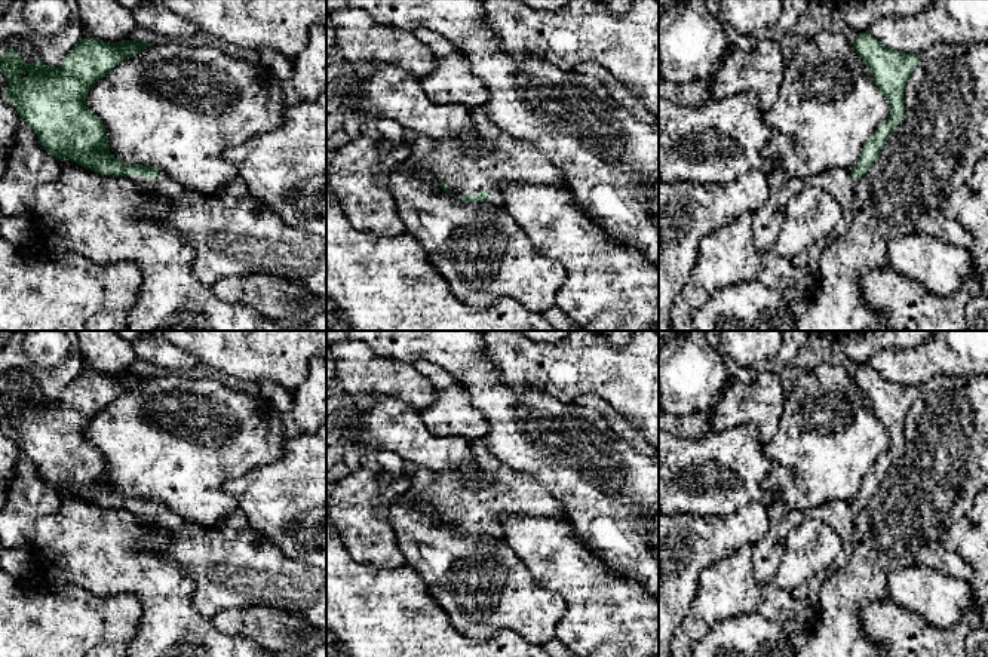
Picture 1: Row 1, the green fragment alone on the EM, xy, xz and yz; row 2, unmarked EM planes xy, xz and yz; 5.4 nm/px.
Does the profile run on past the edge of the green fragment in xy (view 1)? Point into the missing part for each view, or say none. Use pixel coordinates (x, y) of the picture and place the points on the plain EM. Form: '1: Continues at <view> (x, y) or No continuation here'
1: Continues at xy (232, 565)

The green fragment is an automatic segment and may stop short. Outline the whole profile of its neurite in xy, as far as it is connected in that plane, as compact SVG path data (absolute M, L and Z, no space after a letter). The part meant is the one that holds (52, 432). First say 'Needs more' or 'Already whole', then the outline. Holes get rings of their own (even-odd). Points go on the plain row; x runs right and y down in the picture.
Needs more. M88 369L80 372L58 399L46 397L42 390L34 396L27 396L13 380L7 380L7 383L0 387L0 403L9 415L3 424L15 438L21 452L31 458L42 479L55 491L59 494L76 494L85 501L90 501L101 507L125 509L135 516L145 519L150 524L148 529L156 528L163 538L162 555L178 564L191 577L194 584L193 605L203 617L212 618L218 611L225 608L260 605L304 618L314 630L326 636L326 572L286 558L271 540L251 526L242 510L237 509L228 513L214 526L202 526L178 516L165 503L157 501L156 498L125 495L110 485L104 457L86 439L86 426L123 392L138 387L151 377L156 375L141 375L135 372L107 375L96 372L95 369Z

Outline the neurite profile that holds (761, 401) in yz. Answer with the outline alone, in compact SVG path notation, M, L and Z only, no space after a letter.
M774 366L755 372L749 383L731 381L715 402L711 430L754 424L758 439L770 442L777 430L785 408L785 392Z

